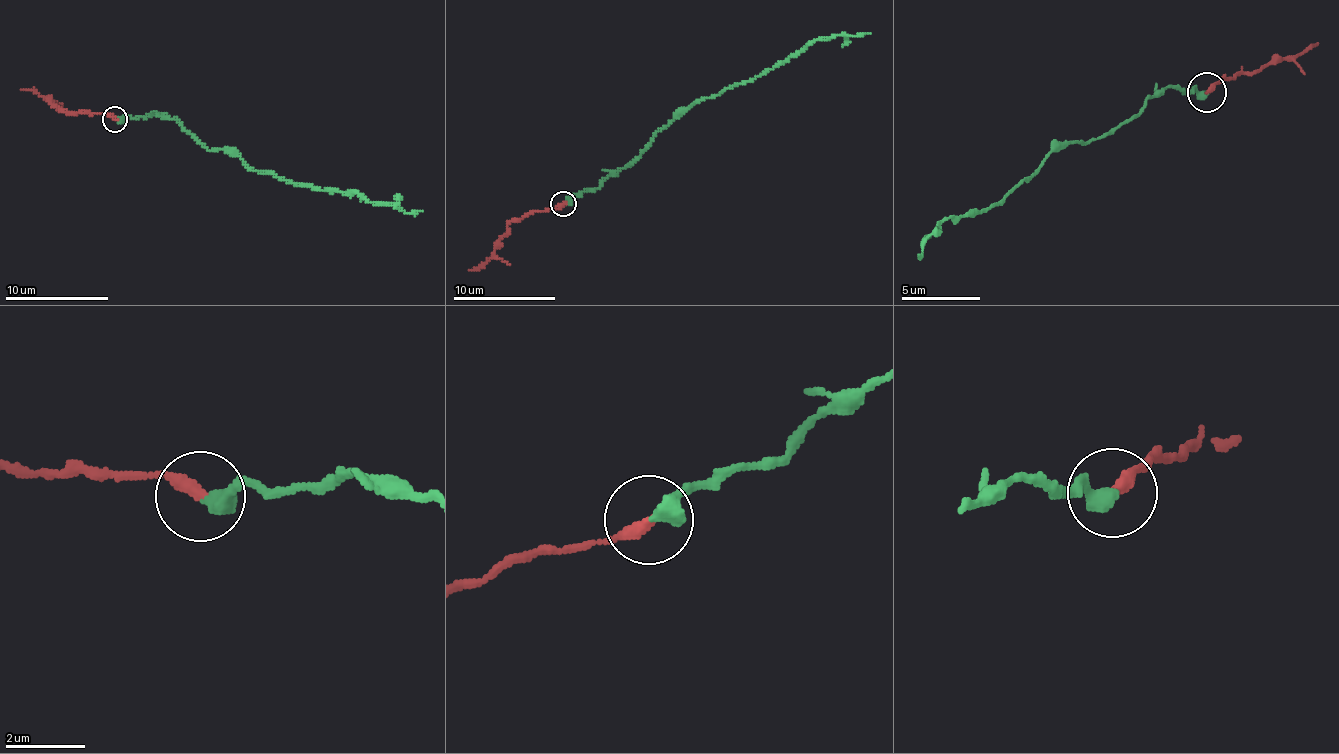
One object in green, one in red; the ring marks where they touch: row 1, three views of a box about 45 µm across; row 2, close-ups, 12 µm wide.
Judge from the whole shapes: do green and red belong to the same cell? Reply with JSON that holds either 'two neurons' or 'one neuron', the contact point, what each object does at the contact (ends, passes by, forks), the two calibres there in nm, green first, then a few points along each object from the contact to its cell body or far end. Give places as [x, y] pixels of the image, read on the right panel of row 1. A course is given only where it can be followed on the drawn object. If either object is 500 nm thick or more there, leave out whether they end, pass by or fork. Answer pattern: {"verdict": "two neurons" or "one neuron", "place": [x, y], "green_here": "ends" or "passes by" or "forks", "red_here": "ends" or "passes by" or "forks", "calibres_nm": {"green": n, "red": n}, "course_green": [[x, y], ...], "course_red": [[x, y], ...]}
{"verdict": "two neurons", "place": [1206, 92], "green_here": "ends", "red_here": "ends", "calibres_nm": {"green": 460, "red": 320}, "course_green": [[1207, 93], [1195, 87], [1158, 92], [1098, 138], [1062, 144], [1038, 170], [989, 207], [948, 219], [918, 255]], "course_red": [[1207, 93], [1216, 83], [1288, 60], [1317, 43]]}

